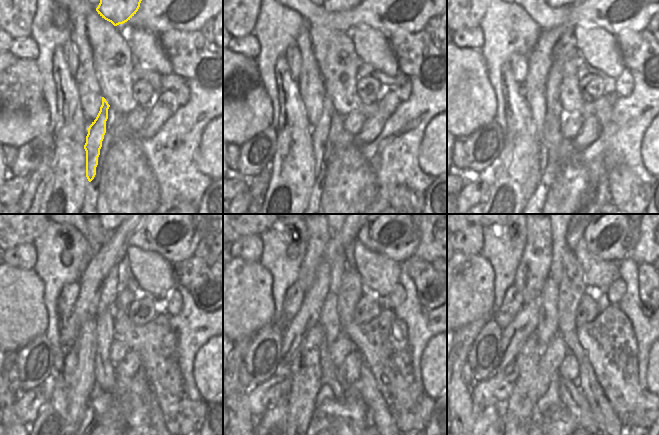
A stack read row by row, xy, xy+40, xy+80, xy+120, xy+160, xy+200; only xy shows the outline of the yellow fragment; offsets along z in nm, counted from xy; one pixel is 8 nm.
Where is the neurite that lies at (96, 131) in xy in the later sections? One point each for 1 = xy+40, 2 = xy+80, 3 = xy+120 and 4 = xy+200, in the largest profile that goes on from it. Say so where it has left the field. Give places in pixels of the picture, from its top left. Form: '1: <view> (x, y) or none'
1: xy+40 (320, 132)
2: xy+80 (550, 137)
3: xy+120 (105, 377)
4: xy+200 (547, 329)

